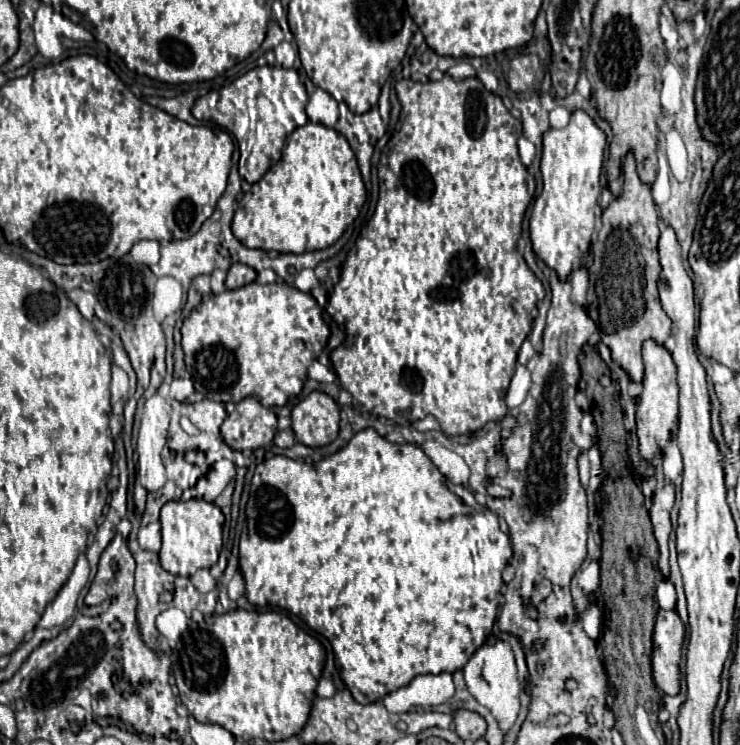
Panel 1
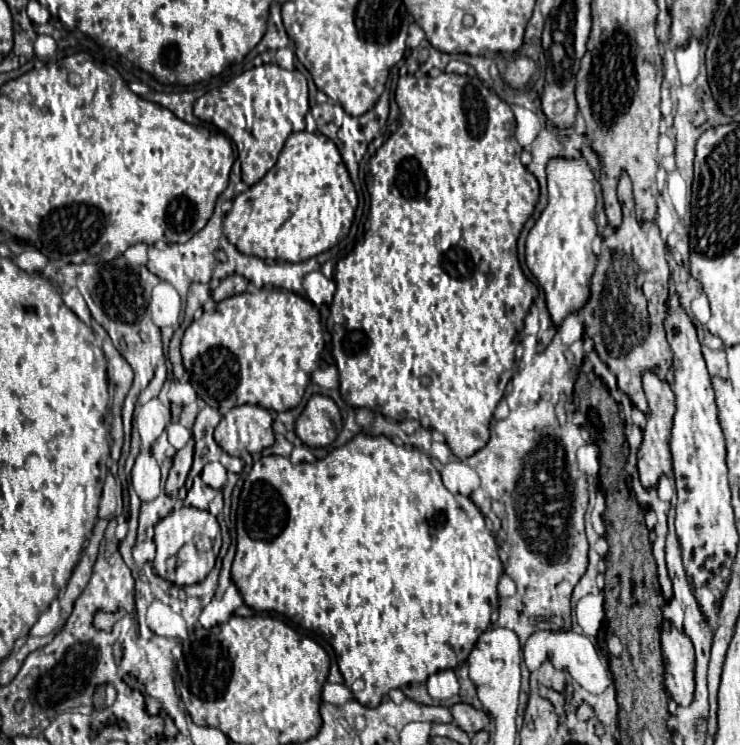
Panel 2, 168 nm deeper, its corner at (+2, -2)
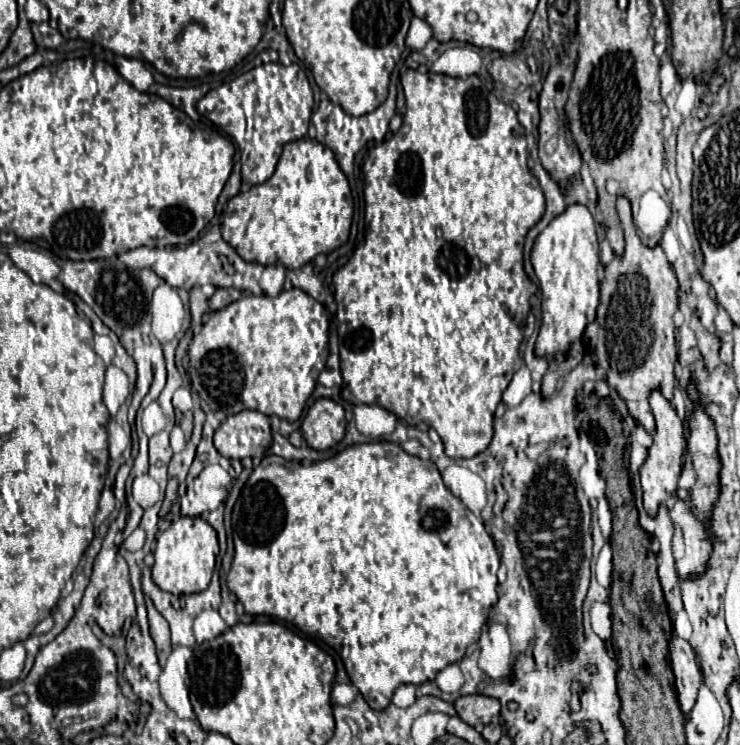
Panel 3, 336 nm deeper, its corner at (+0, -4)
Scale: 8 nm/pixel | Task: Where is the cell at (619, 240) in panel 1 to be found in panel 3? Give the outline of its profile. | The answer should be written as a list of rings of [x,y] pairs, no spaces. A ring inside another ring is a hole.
[[[619,196],[617,212],[625,230],[625,252],[605,266],[597,320],[585,328],[583,338],[587,340],[587,348],[595,354],[597,366],[605,370],[609,384],[625,400],[629,414],[643,424],[647,432],[653,432],[655,420],[651,408],[647,404],[639,406],[637,400],[643,400],[651,388],[659,388],[667,400],[673,398],[673,362],[677,360],[673,314],[677,310],[679,284],[663,248],[649,248],[639,240],[631,216],[631,202],[625,196]]]

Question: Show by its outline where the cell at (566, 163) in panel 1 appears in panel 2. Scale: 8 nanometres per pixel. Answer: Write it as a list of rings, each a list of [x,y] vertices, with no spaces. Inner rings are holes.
[[[581,156],[553,158],[547,164],[547,182],[549,204],[527,236],[525,262],[545,290],[545,302],[551,314],[551,322],[555,328],[559,328],[569,314],[579,312],[589,300],[591,276],[597,266],[597,256],[591,250],[591,242],[597,236],[595,192],[593,174],[581,160]]]

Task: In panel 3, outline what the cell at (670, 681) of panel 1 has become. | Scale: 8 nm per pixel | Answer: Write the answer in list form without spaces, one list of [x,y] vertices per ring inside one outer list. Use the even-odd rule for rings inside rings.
[[[675,636],[669,642],[669,656],[671,656],[673,674],[675,674],[679,706],[687,714],[687,712],[691,712],[691,708],[697,700],[699,686],[701,686],[701,672],[697,666],[695,650],[691,648],[689,642]]]

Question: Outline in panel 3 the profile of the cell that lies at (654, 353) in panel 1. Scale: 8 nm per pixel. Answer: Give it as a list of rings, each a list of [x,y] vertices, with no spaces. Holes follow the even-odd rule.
[[[653,390],[649,394],[649,404],[655,414],[657,428],[653,432],[653,444],[649,448],[649,454],[641,466],[641,486],[643,486],[643,506],[651,516],[655,516],[659,504],[663,504],[665,498],[677,490],[677,482],[683,466],[685,436],[683,436],[683,420],[677,416],[671,402],[659,390]]]

